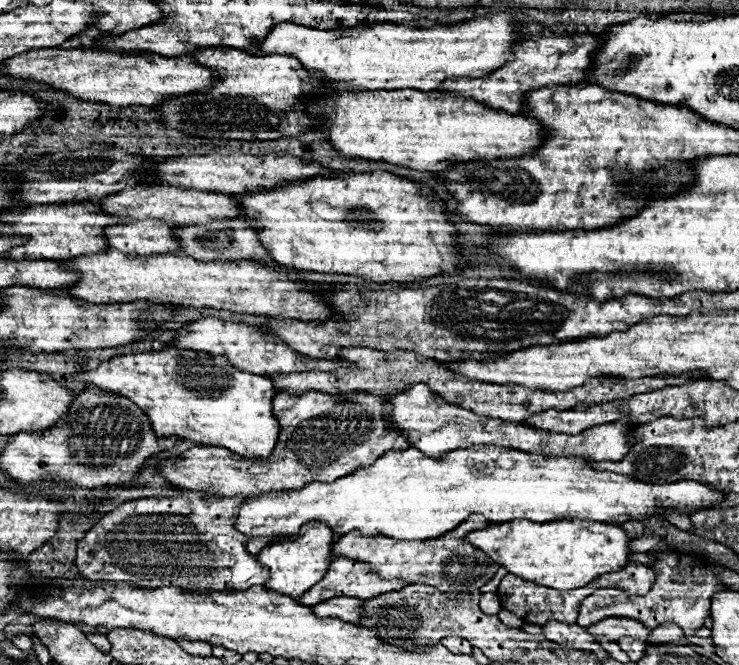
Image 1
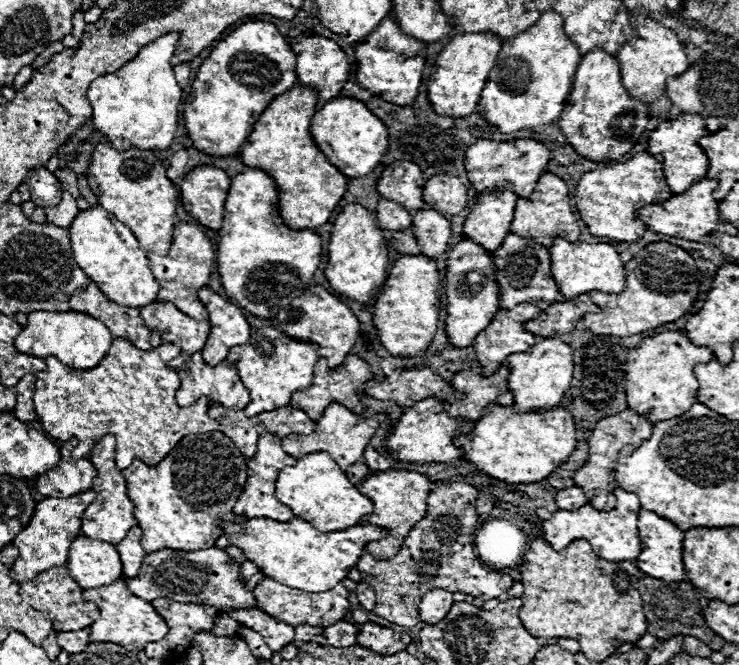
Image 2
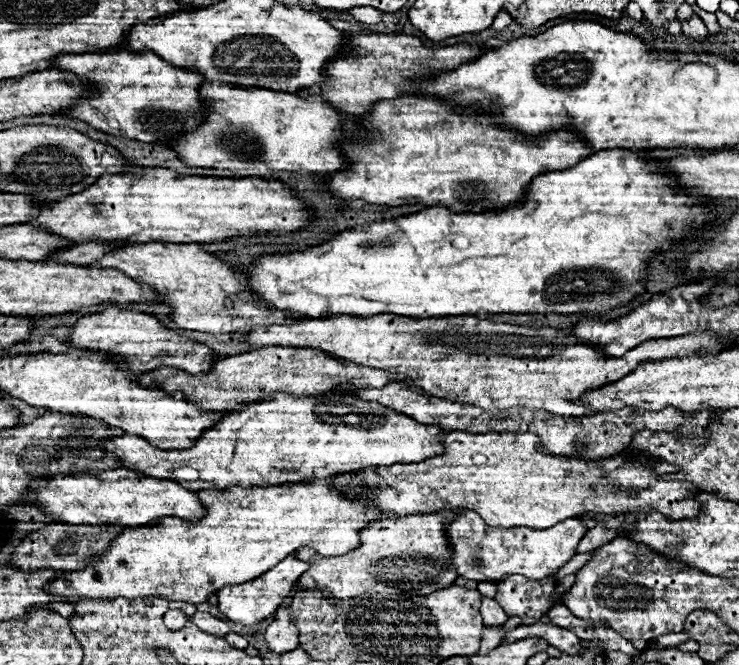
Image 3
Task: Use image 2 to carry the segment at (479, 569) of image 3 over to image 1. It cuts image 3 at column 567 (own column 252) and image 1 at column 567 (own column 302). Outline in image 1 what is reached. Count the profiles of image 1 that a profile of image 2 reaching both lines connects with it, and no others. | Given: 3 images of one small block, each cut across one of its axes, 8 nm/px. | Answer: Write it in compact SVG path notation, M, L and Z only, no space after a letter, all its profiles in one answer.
M512 520L470 532L466 534L466 540L478 546L496 564L504 566L510 574L564 592L586 586L602 572L618 572L618 568L624 568L628 564L628 558L632 554L632 538L620 526L598 524L590 520L554 520L544 524L530 520Z

